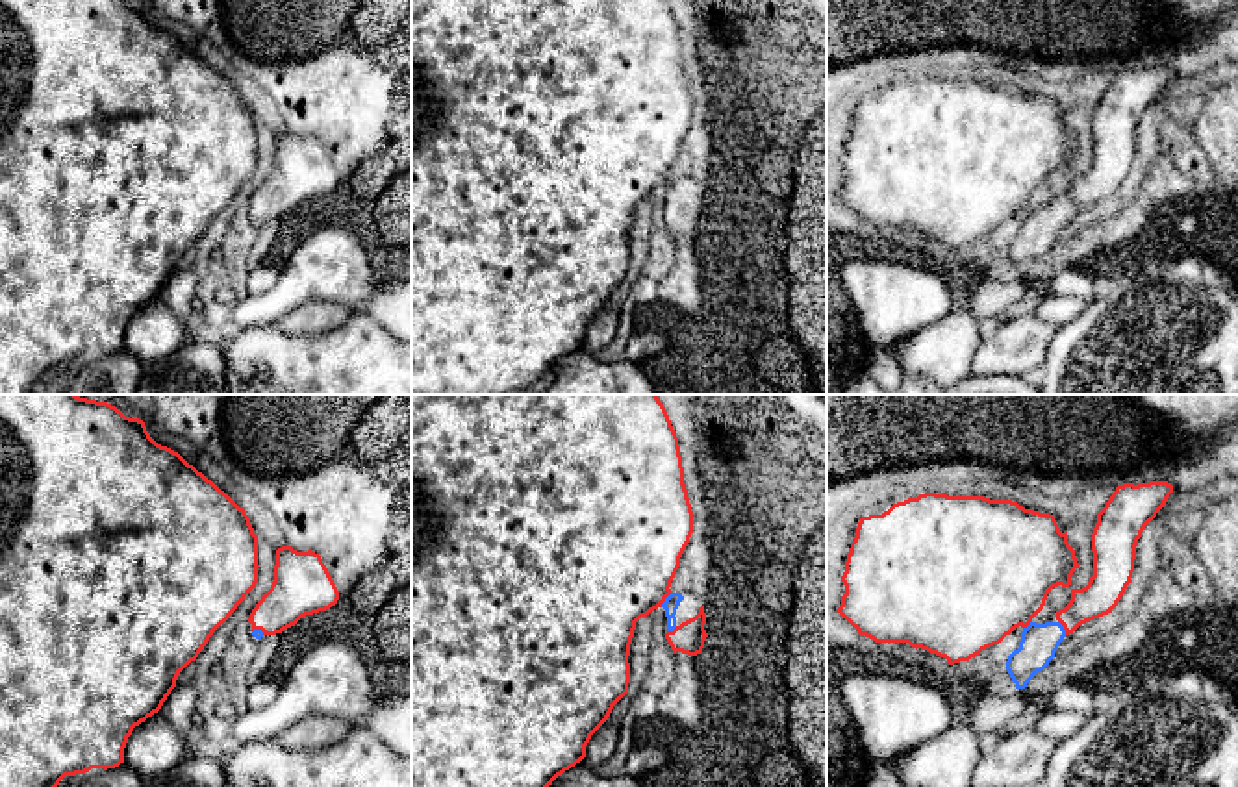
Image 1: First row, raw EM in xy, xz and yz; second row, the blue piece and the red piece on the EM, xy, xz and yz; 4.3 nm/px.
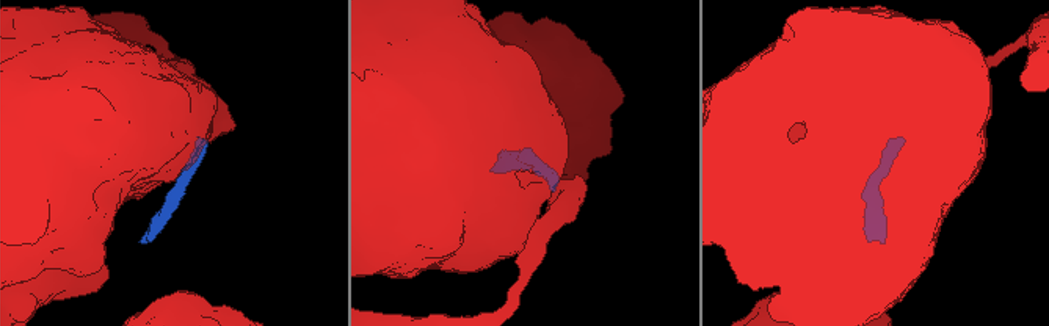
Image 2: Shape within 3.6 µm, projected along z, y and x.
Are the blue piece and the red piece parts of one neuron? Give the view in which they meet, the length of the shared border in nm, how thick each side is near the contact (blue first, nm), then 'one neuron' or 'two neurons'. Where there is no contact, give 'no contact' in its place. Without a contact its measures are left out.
xz | 80 nm | 70/460 nm | one neuron

